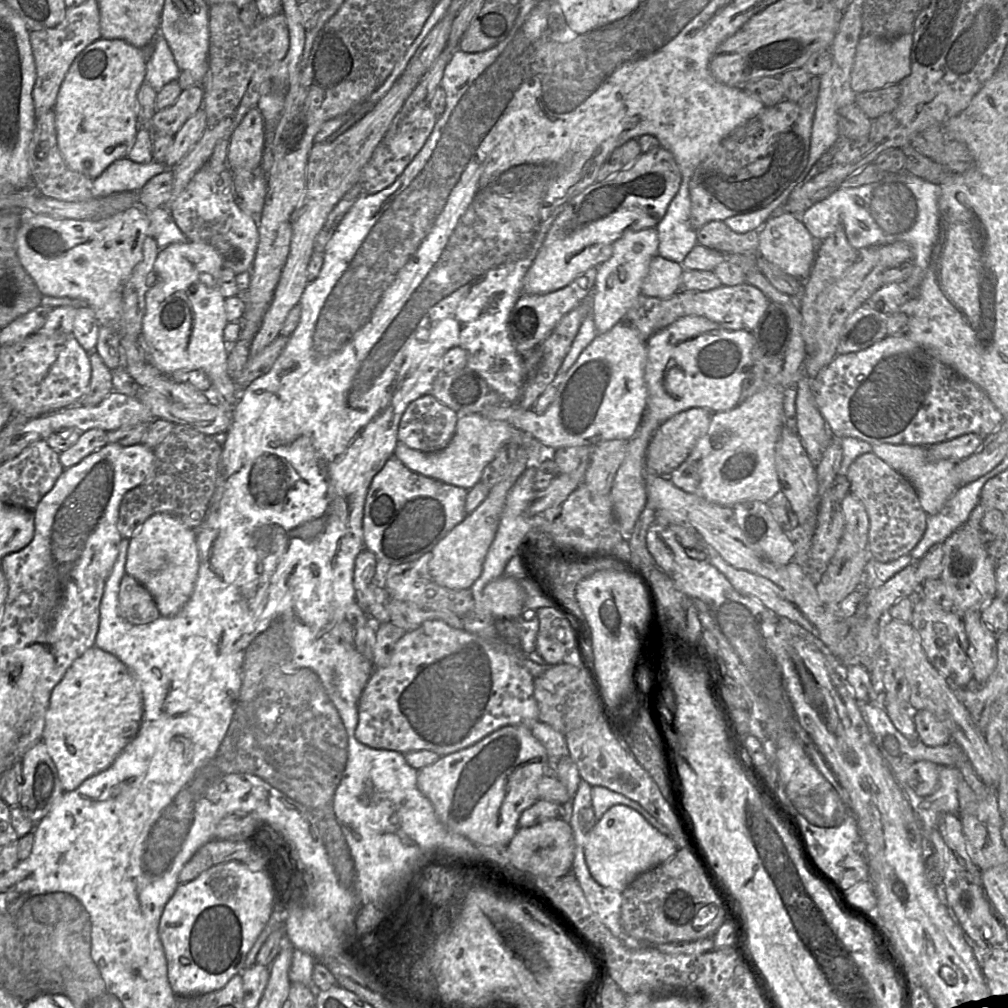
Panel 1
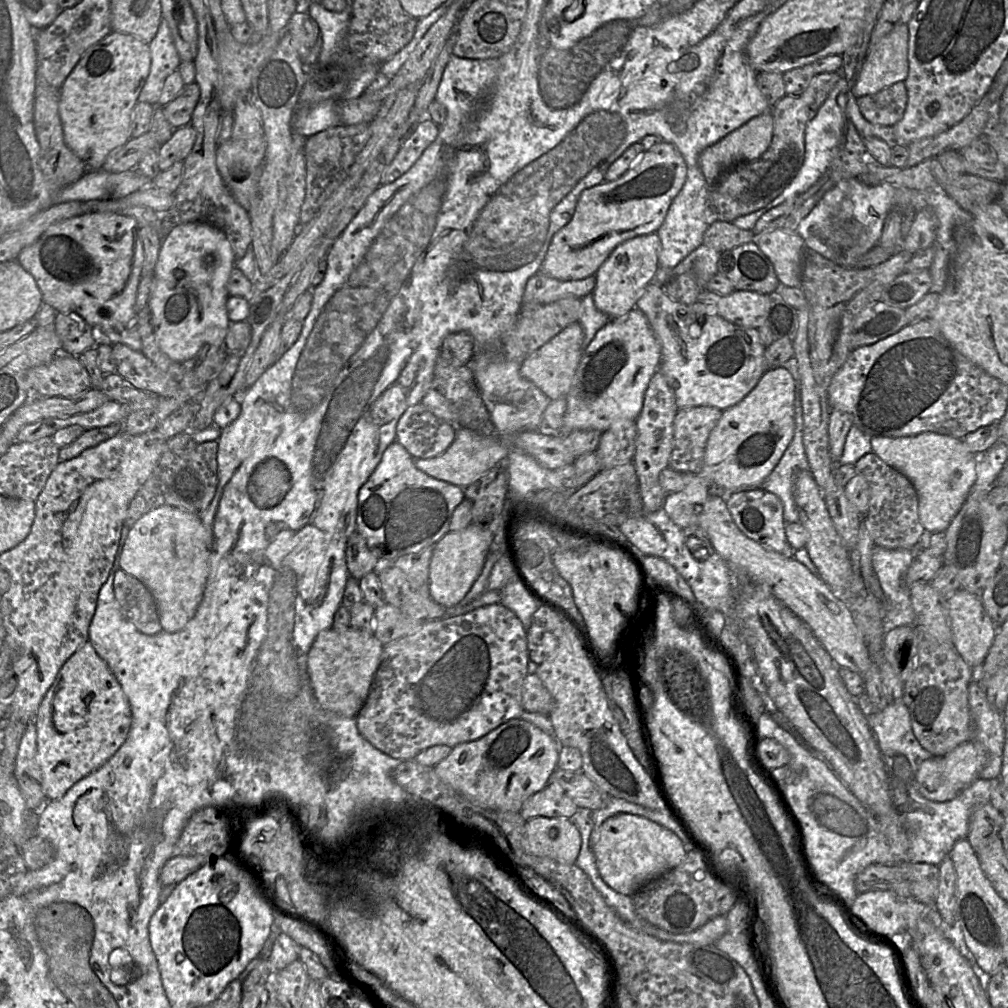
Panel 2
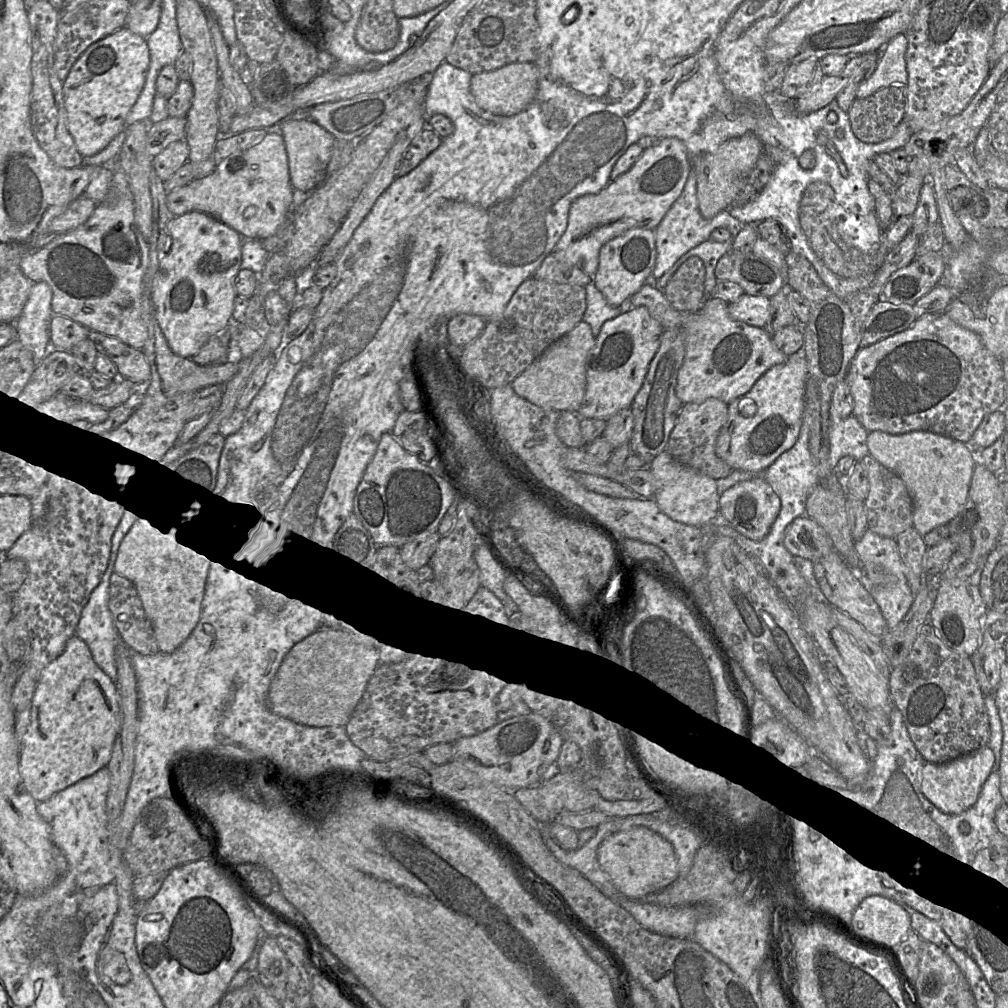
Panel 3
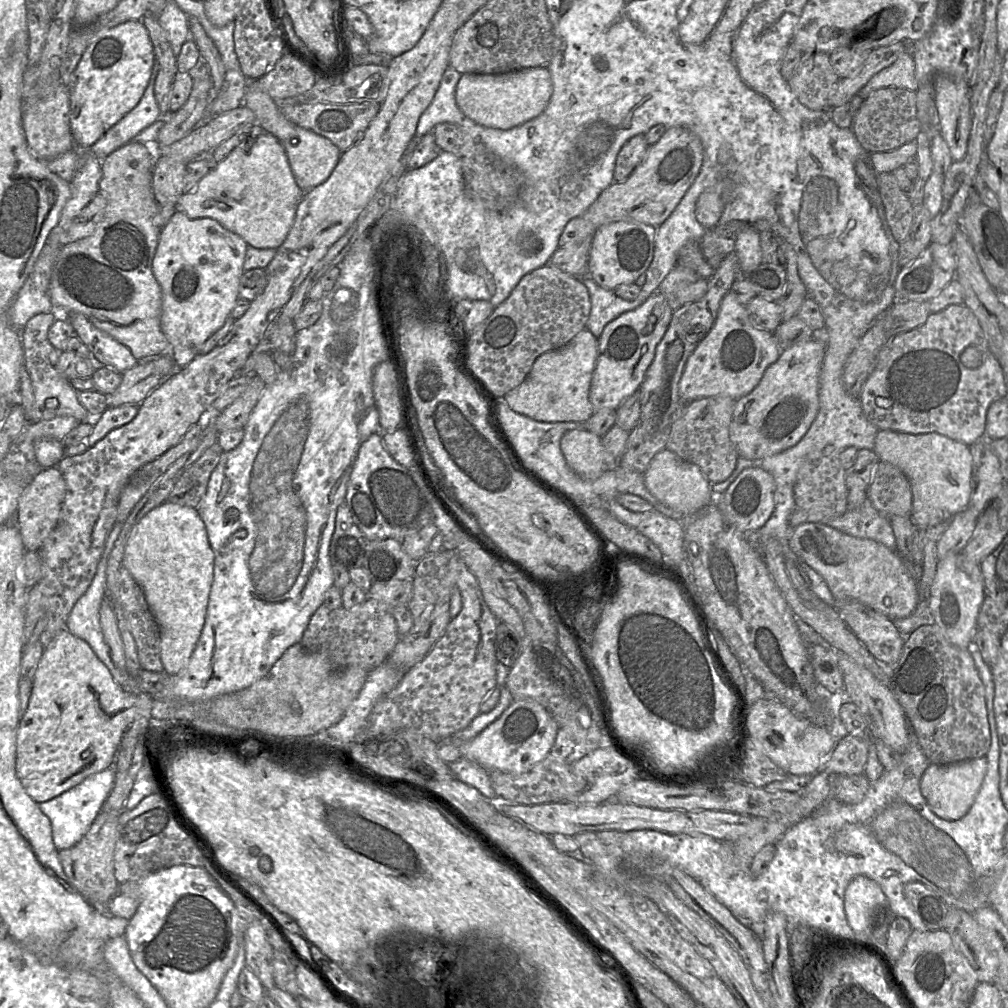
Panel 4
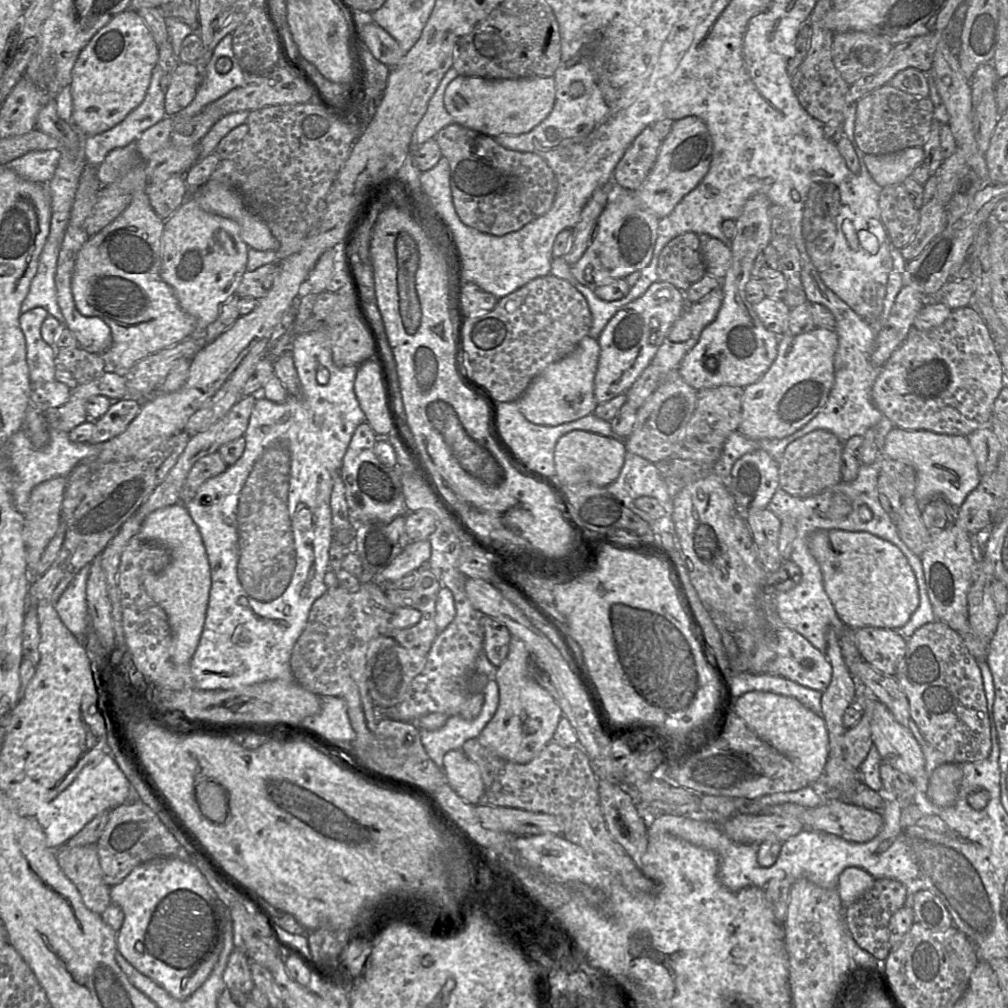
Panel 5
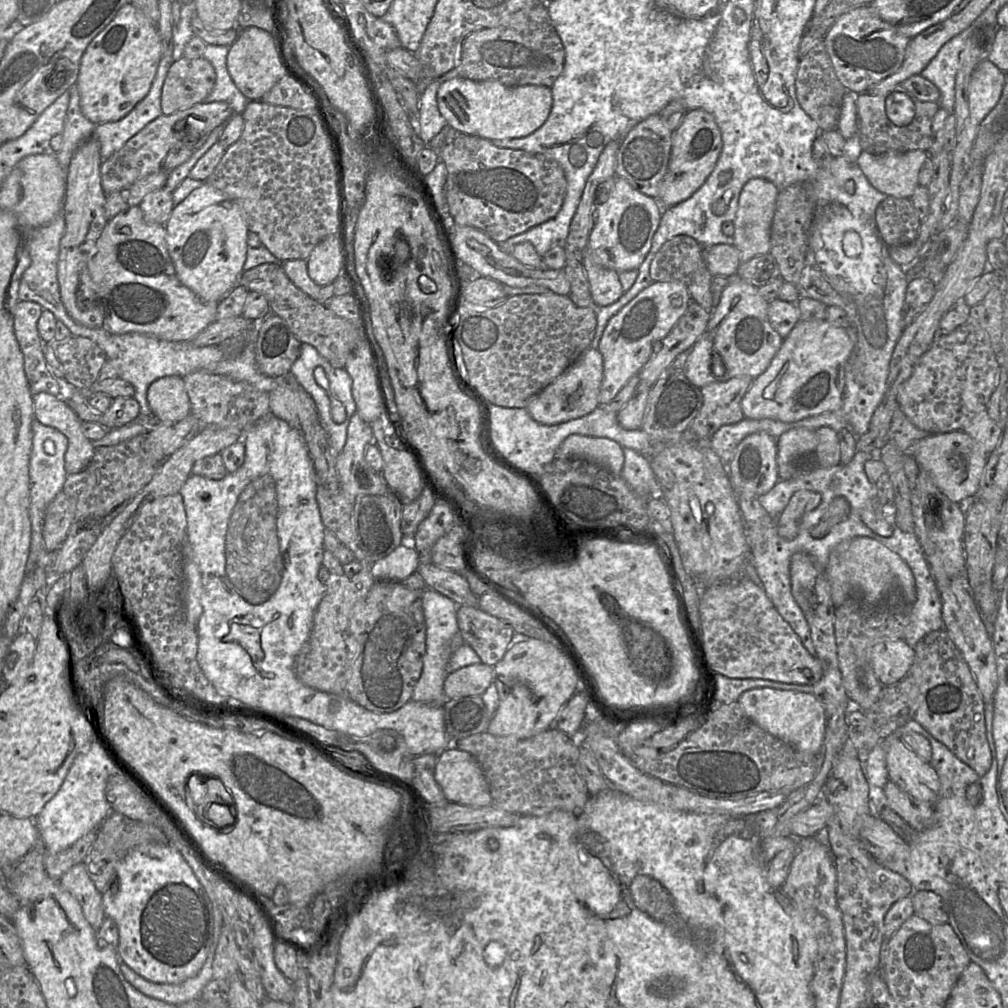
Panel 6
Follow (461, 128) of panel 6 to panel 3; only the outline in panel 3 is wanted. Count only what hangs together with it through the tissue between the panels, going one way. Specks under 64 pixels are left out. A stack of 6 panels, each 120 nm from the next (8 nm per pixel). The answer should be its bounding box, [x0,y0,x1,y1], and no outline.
[470,62,539,116]

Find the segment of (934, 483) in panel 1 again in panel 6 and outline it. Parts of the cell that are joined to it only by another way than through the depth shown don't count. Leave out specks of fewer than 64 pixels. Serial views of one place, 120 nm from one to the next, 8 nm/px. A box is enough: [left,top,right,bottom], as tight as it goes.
[904,430,989,504]

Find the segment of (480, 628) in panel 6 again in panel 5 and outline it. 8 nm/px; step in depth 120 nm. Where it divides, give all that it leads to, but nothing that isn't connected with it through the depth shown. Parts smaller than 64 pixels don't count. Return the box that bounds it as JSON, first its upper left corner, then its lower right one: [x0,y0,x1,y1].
[480,615,512,668]

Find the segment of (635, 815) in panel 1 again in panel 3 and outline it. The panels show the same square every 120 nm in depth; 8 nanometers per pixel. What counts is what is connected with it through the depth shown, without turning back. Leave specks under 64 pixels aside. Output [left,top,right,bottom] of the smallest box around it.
[598,826,679,900]

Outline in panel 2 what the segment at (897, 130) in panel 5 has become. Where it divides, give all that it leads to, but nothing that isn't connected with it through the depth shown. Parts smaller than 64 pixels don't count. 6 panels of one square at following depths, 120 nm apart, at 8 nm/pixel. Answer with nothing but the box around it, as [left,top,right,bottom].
[857,82,907,127]

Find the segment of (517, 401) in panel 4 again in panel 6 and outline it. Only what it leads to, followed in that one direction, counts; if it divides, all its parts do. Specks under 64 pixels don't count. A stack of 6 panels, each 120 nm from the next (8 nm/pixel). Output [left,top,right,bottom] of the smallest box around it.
[526,348,603,425]

